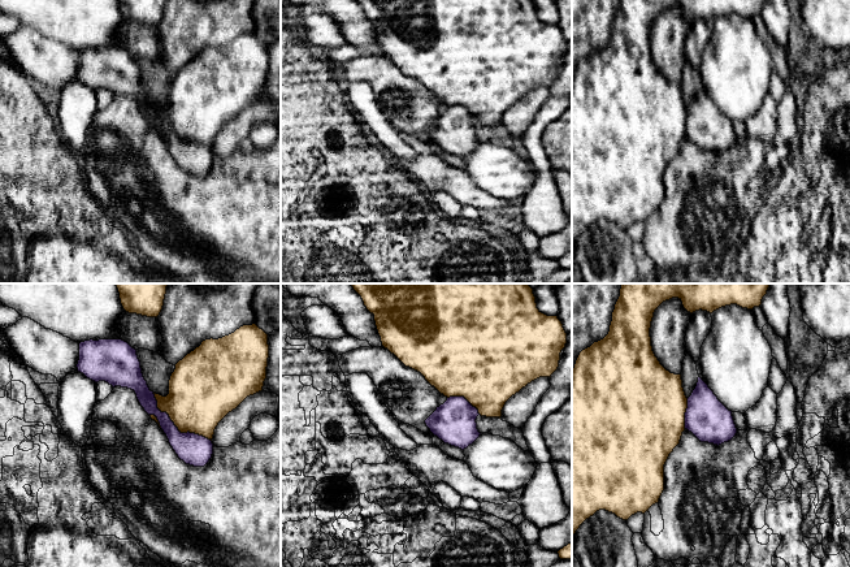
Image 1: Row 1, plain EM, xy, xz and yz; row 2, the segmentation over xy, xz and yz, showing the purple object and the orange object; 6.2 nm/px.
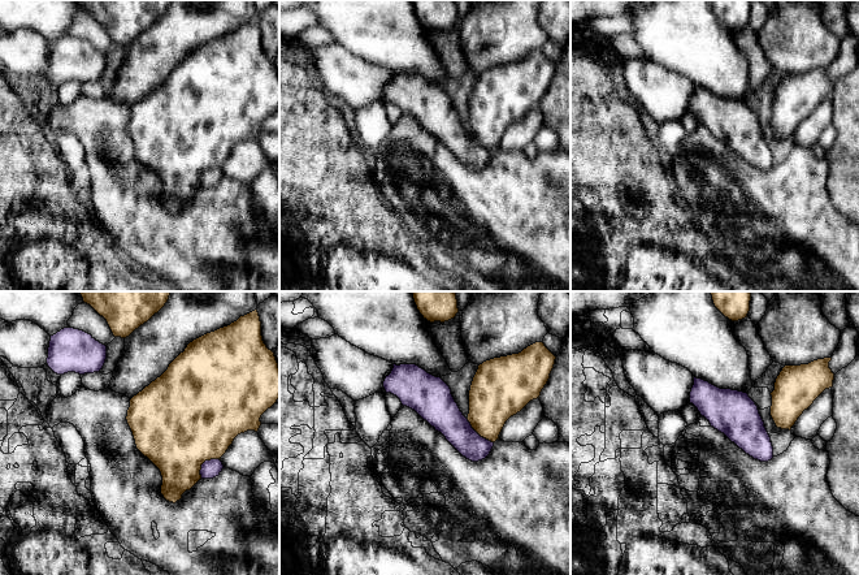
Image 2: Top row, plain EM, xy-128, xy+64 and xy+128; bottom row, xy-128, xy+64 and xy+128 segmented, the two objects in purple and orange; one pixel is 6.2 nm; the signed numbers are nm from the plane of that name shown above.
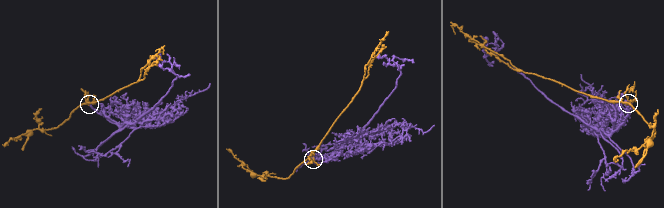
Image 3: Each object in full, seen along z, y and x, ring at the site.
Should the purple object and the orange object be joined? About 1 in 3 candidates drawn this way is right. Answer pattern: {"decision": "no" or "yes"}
{"decision": "no"}

